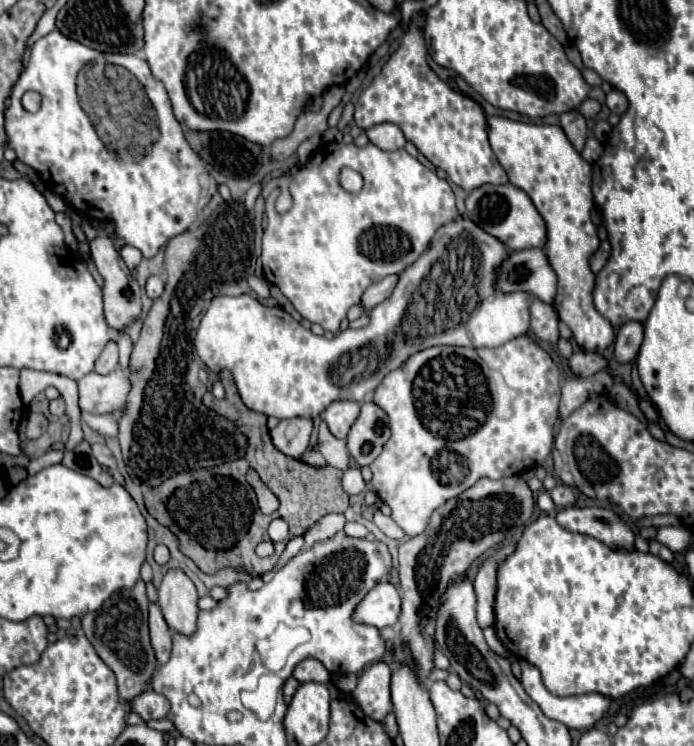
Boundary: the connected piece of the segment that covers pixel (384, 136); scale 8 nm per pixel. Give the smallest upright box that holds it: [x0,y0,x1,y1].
[366,124,406,150]

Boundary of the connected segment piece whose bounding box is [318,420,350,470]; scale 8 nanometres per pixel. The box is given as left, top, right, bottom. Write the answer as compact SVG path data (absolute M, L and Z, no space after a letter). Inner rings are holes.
M322 420L320 422L320 430L318 430L318 450L320 454L326 458L326 462L334 468L340 468L340 470L346 470L348 464L350 464L350 458L348 458L348 450L346 450L346 442L336 438L326 422Z

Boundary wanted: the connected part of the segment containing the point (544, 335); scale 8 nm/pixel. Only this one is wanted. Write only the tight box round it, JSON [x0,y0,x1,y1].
[530,298,560,344]

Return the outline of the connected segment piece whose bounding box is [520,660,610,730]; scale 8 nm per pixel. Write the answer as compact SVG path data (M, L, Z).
M520 660L520 665L522 686L526 694L542 708L542 712L548 718L558 720L568 728L588 730L606 714L610 706L610 700L606 696L602 694L582 694L582 696L566 696L566 698L554 696L542 684L538 668L534 668L525 660Z

